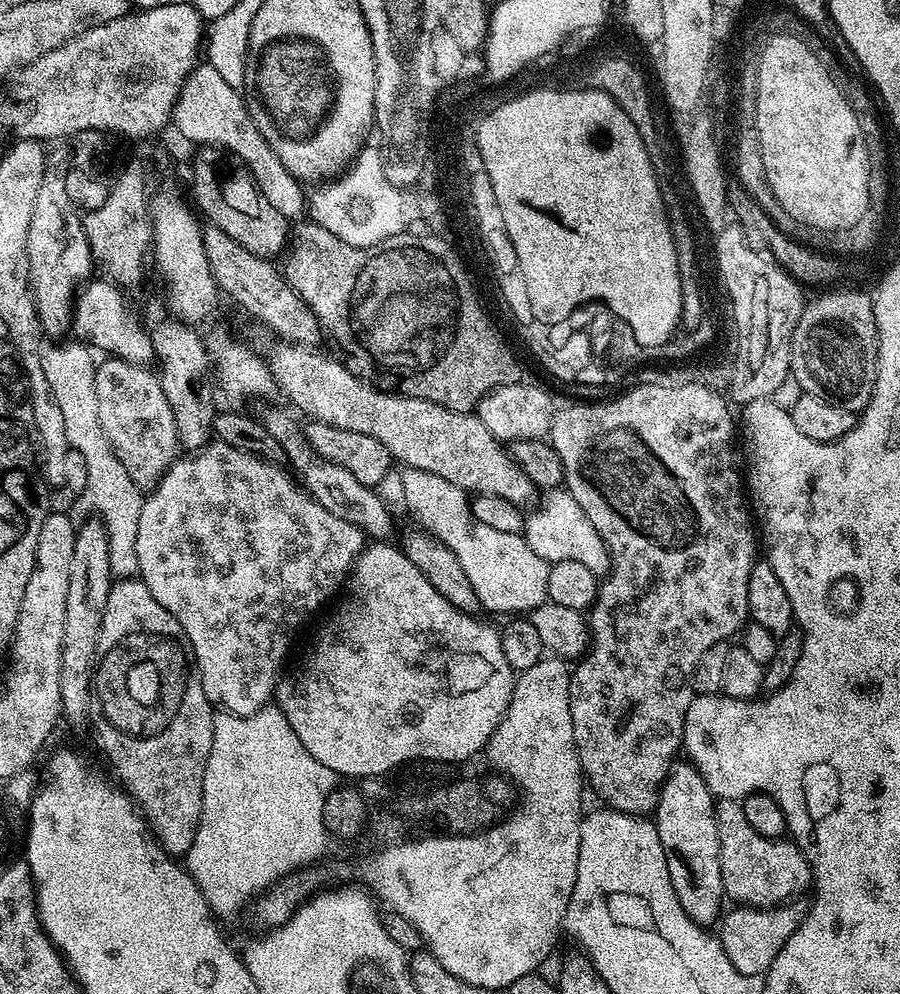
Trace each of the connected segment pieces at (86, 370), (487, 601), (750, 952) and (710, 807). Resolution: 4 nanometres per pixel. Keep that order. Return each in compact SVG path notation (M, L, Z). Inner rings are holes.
M52 342L52 344L43 349L40 353L42 358L42 370L46 372L46 382L50 386L50 395L54 402L58 402L58 410L62 410L62 423L66 425L66 438L68 447L78 450L82 458L86 458L86 490L79 497L80 508L84 514L95 514L99 519L104 521L104 529L110 542L110 570L113 577L132 578L138 572L138 514L142 514L145 493L126 474L126 466L118 462L118 454L110 446L106 434L102 430L102 422L98 422L98 394L96 393L96 366L97 361L92 360L94 355L91 347L83 343L64 344L68 342Z
M405 467L400 476L400 488L404 491L404 504L417 516L419 527L431 536L437 536L462 562L474 594L478 594L480 607L488 612L512 612L508 614L531 614L536 608L549 603L548 570L549 561L538 558L530 550L523 535L502 534L493 530L486 522L474 518L469 493L430 474L426 470Z
M789 902L774 909L743 906L733 909L733 912L725 911L718 924L718 939L724 951L724 959L730 965L731 971L733 968L740 975L737 977L763 977L774 958L778 958L782 946L786 946L790 934L794 934L794 930L800 928L801 922L804 921L805 905L800 905L800 902Z
M690 762L680 763L673 763L660 787L654 823L666 854L670 882L674 886L674 894L678 894L678 902L682 902L682 910L686 910L695 924L712 926L721 919L723 904L726 904L716 825L717 801L698 769Z

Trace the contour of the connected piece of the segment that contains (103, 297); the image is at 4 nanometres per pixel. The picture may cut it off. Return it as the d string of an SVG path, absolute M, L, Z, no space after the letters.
M99 278L93 279L92 281L89 281L88 284L84 286L80 290L80 292L77 293L77 298L76 298L76 303L73 305L73 333L75 332L79 335L77 336L81 341L84 341L85 343L88 343L91 347L94 347L97 351L100 350L106 350L109 355L118 357L119 359L122 359L124 361L128 361L131 364L136 364L136 356L142 356L142 354L146 354L148 350L153 350L152 346L152 337L151 335L147 332L144 331L142 332L142 328L139 324L139 322L136 320L135 316L128 310L126 306L126 302L121 294L123 292L115 283L112 283L111 281L108 281L107 279Z

